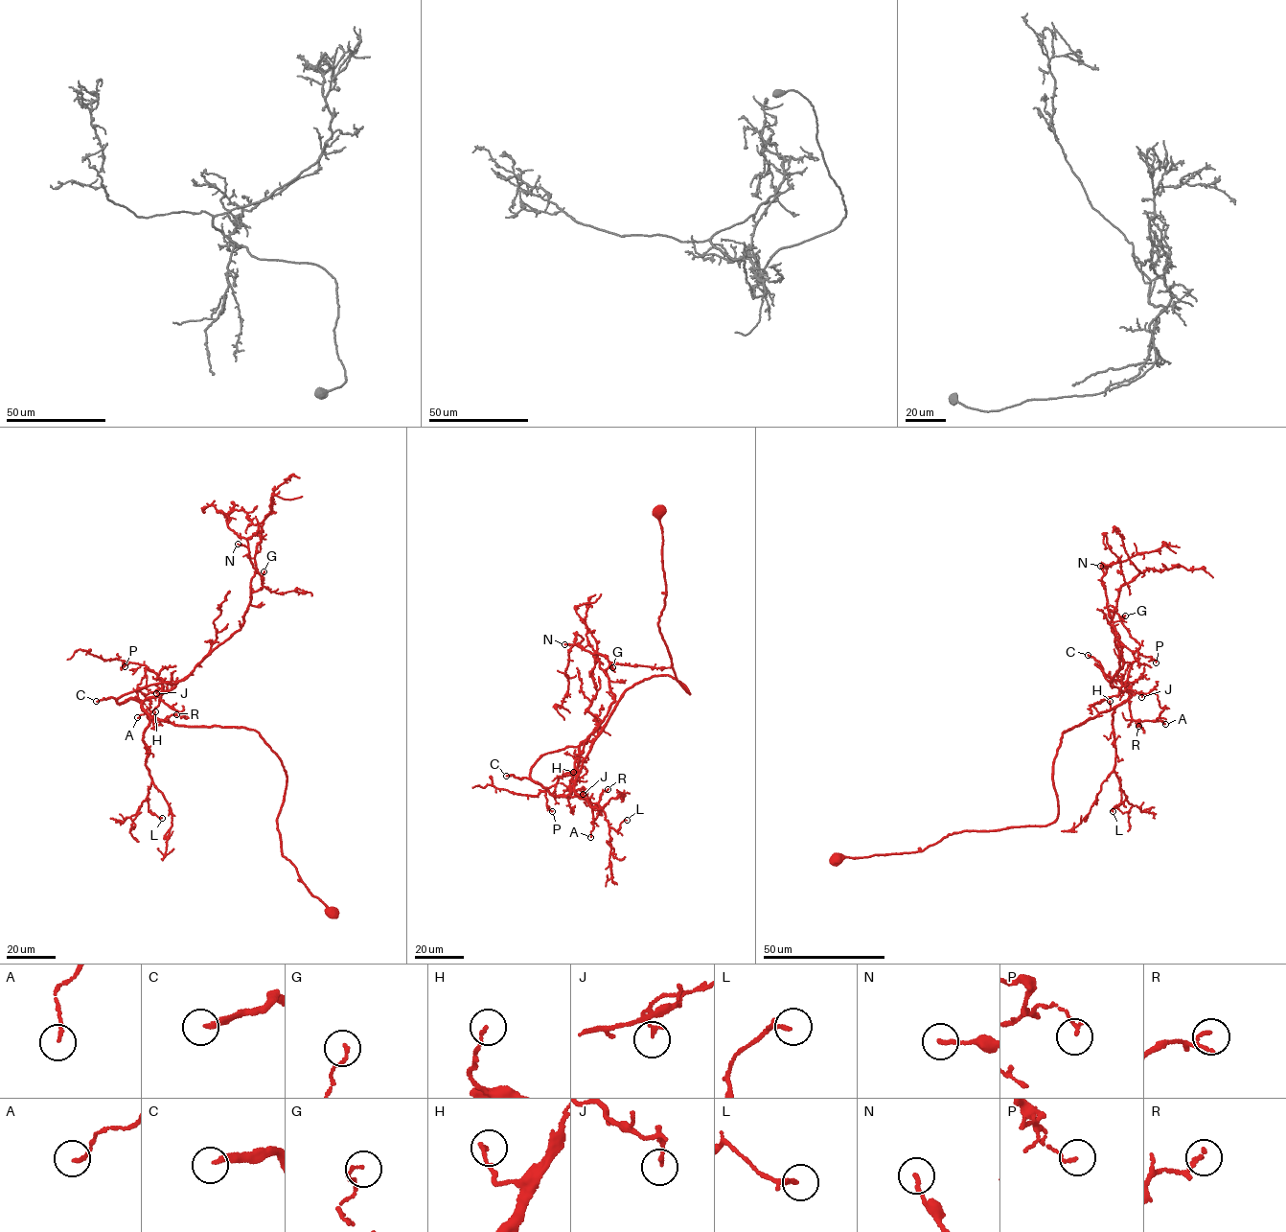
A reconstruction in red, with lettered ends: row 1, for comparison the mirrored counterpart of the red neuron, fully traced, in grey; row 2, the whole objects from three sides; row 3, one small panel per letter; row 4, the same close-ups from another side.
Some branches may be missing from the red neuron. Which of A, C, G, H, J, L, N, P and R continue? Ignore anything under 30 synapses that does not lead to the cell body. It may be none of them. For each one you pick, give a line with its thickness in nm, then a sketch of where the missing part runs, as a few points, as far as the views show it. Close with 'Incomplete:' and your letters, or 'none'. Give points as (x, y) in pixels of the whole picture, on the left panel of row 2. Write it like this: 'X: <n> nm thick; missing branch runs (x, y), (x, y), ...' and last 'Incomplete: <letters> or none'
C: 220 nm thick
Incomplete: C

